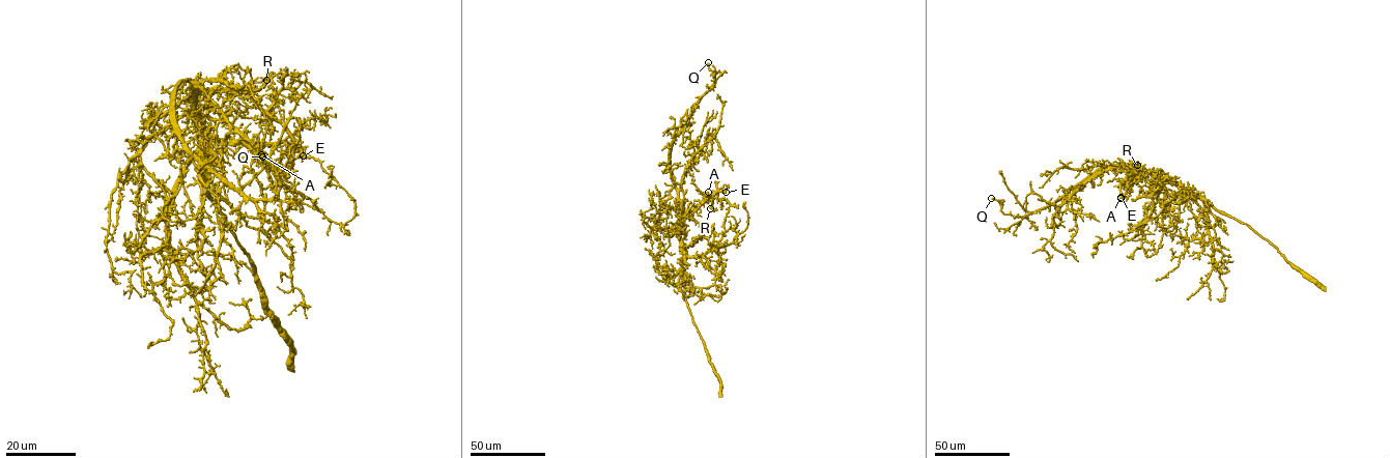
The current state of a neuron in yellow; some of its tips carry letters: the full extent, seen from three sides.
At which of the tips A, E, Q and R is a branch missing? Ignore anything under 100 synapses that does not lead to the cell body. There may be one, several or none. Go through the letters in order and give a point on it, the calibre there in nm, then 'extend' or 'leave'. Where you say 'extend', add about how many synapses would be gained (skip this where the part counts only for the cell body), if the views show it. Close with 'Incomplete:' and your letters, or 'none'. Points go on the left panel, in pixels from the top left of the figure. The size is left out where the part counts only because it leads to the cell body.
A: place (261, 154); calibre 280 nm; leave
E: place (303, 155); calibre 600 nm; extend; 160 synapses
Q: place (262, 156); calibre 480 nm; leave
R: place (266, 80); calibre 180 nm; leave
Incomplete: E

